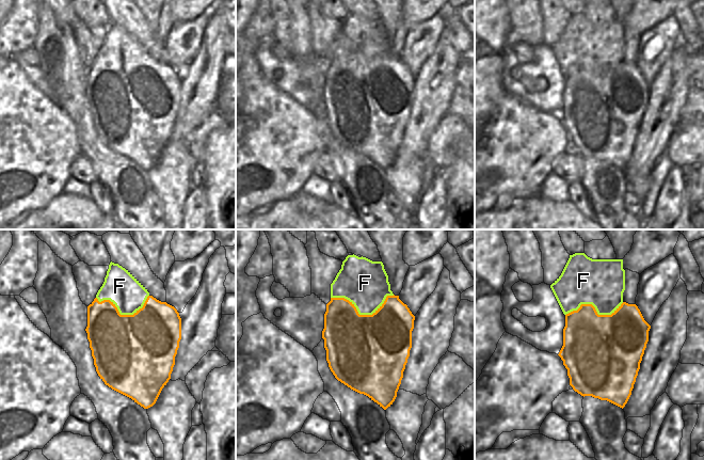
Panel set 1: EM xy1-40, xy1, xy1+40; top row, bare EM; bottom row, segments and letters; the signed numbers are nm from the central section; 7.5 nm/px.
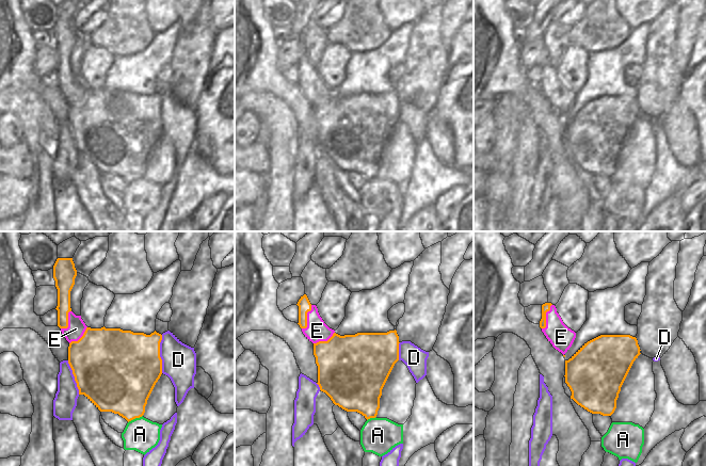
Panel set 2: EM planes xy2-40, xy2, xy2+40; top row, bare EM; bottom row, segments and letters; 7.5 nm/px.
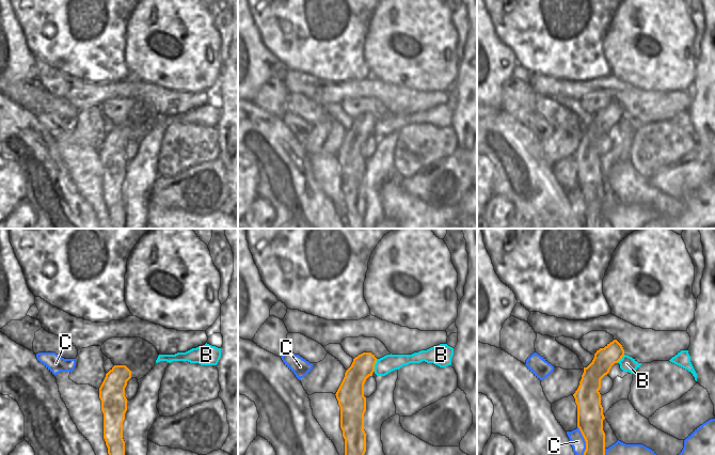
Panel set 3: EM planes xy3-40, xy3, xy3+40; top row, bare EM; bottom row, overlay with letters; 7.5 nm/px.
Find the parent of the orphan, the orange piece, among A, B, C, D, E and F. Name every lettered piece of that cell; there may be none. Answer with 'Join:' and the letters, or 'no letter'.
Join: E

